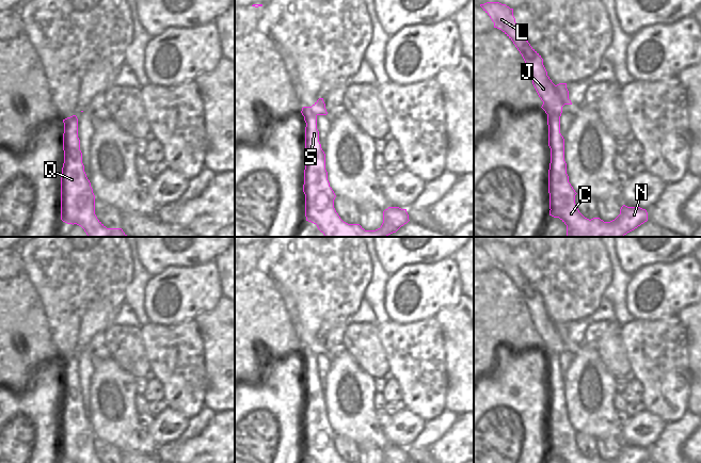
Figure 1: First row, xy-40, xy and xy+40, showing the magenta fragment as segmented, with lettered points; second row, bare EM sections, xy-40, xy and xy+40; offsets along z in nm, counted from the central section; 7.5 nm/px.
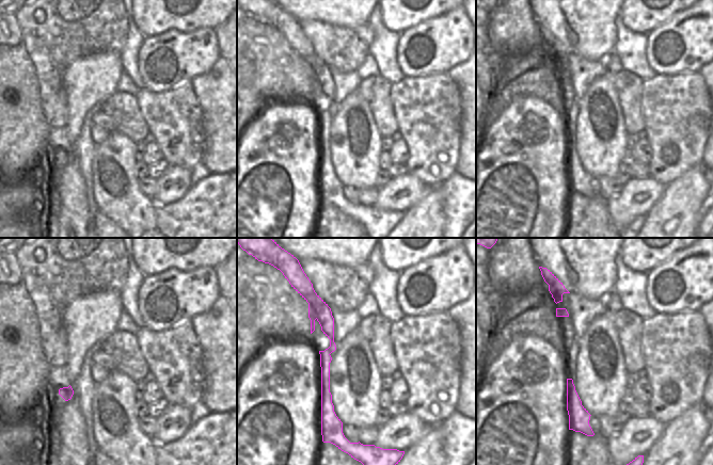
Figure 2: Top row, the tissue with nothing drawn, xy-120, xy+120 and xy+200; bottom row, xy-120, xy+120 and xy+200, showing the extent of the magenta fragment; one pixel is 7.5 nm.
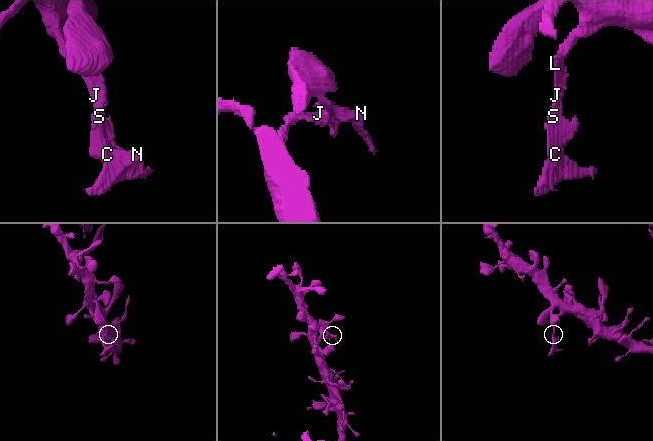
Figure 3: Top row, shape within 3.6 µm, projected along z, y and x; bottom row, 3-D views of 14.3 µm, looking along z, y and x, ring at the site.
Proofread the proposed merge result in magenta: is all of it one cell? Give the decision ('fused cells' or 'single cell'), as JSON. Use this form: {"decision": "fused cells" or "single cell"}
{"decision": "fused cells"}

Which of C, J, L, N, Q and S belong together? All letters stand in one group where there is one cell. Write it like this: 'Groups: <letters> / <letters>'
Groups: C N Q S / J L

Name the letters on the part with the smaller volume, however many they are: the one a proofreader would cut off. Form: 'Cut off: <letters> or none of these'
Cut off: C, N, Q, S

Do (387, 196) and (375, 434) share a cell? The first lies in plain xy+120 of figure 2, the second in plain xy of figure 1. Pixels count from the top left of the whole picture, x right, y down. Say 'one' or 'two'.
two

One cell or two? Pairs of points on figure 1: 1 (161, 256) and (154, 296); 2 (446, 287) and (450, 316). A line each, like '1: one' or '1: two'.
1: two
2: two

